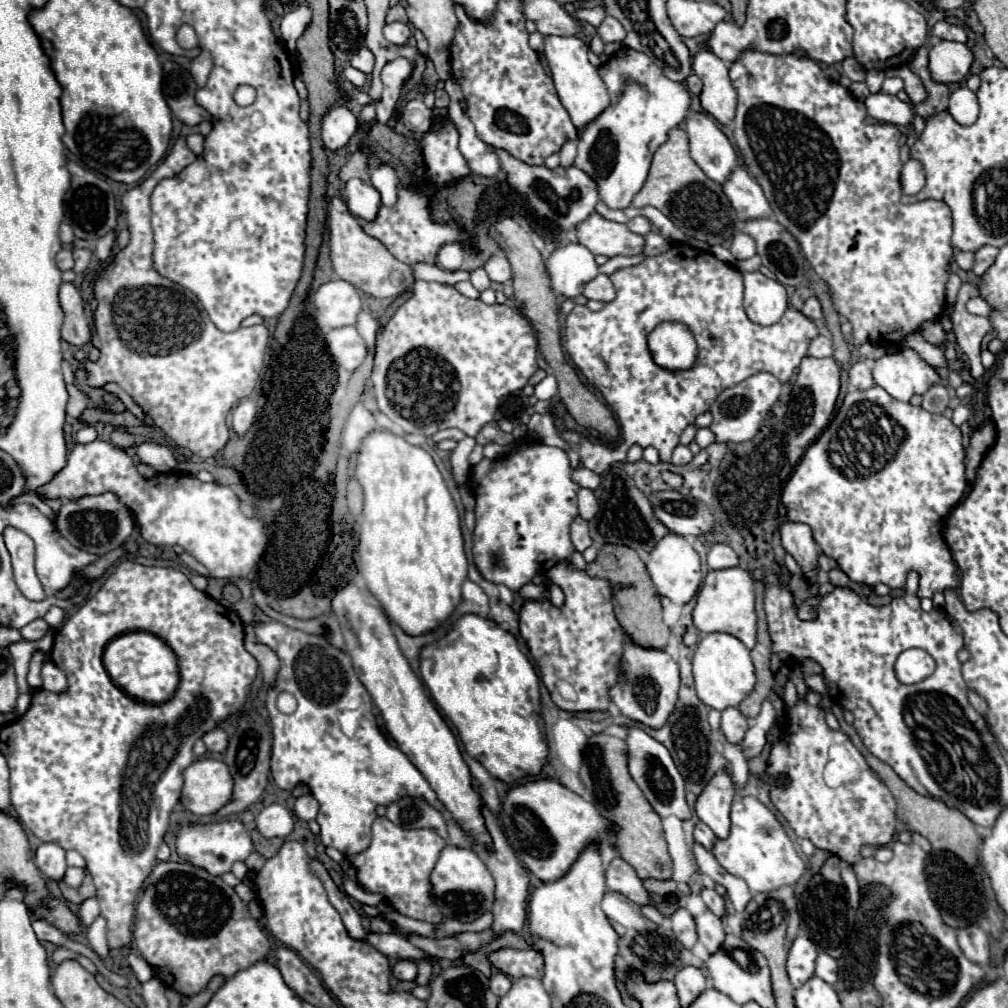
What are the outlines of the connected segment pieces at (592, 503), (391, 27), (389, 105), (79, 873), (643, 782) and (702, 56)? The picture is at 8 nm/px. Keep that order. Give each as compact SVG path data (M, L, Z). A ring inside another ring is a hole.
M581 489L579 491L579 515L583 519L593 519L593 515L597 513L597 499L589 489Z
M389 23L389 25L385 25L383 33L385 33L385 39L389 43L405 45L409 41L409 37L411 37L411 27L405 25L405 23Z
M395 61L395 63L387 63L381 71L383 77L383 93L379 97L377 103L377 121L379 123L387 123L395 111L395 103L401 95L401 87L405 83L405 79L411 75L413 67L411 63L405 61Z
M67 867L67 873L65 873L65 883L71 887L71 889L79 889L83 885L83 879L85 879L85 871L79 869L79 867Z
M625 727L625 729L627 729L625 741L627 741L629 773L631 773L633 781L637 783L637 787L647 797L647 801L651 803L651 807L655 809L655 813L659 817L675 815L679 819L689 819L691 811L689 811L687 801L685 801L685 783L683 783L683 777L677 771L677 767L669 755L669 749L663 743L659 743L657 739L653 739L651 735L647 735L639 727Z
M699 51L693 57L693 71L703 81L701 107L719 123L731 123L737 107L737 93L731 85L725 63L713 55L713 51Z

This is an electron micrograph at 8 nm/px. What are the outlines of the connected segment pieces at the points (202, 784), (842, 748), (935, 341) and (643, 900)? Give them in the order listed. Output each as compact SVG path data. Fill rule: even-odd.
M197 759L185 773L181 803L195 815L211 815L223 807L233 791L233 779L223 761Z
M809 691L805 699L799 699L793 709L787 709L785 717L785 735L779 743L773 745L767 773L771 777L771 801L775 809L785 817L789 827L799 835L813 841L815 847L825 849L847 863L857 863L861 859L859 849L863 845L883 847L893 841L895 833L895 809L897 803L885 783L871 771L863 755L855 749L849 737L843 731L831 731L825 725L825 711L819 709L819 695Z
M927 321L927 323L923 323L921 335L923 335L923 339L927 343L931 343L935 347L943 347L945 345L945 333L943 333L939 321Z
M615 857L607 869L605 869L605 879L607 879L607 887L615 893L625 895L629 901L637 903L637 905L649 905L649 893L643 889L643 881L637 877L635 869L625 863L621 857Z

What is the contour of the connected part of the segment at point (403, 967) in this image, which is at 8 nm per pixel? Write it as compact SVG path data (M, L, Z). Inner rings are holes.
M399 961L393 967L393 975L401 981L415 981L417 977L417 965L413 961Z

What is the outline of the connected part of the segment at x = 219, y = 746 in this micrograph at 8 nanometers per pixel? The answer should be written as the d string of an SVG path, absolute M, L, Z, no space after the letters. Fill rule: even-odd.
M215 729L203 735L203 743L209 753L223 753L227 747L227 733L223 729Z

